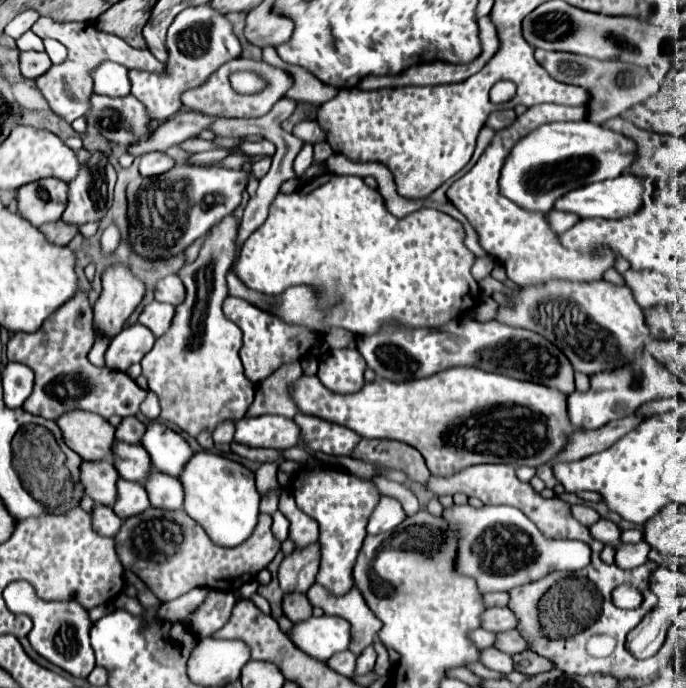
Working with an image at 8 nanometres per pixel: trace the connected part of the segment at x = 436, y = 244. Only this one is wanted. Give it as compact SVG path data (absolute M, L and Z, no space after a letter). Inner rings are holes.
M324 174L324 176L316 176L316 178L308 180L308 182L304 182L292 194L278 194L276 196L274 204L270 206L270 216L268 216L266 224L262 224L258 230L254 230L250 234L250 238L242 244L240 258L236 260L236 264L234 264L232 270L234 270L234 274L238 276L238 280L244 286L248 286L250 290L262 292L266 296L278 296L284 290L288 290L290 286L298 286L298 284L318 286L324 292L328 292L328 298L330 298L330 294L336 294L338 296L338 304L330 310L328 322L334 324L334 326L346 328L346 330L350 330L354 334L360 334L360 336L370 336L370 334L378 332L378 328L382 326L382 322L388 322L388 320L398 322L398 324L404 324L404 326L412 326L412 328L440 328L446 322L464 316L466 312L470 312L476 306L478 284L476 284L476 280L470 274L476 256L466 248L464 238L466 238L466 232L464 232L462 224L458 220L454 220L452 216L444 214L444 212L438 212L434 208L422 208L422 210L416 210L416 212L412 212L412 214L408 214L404 218L392 218L392 214L386 208L384 198L378 194L378 190L368 188L362 178L358 178L358 176Z

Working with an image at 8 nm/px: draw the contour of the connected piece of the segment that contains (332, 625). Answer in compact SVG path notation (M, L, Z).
M312 616L302 624L294 624L292 642L316 660L328 660L350 646L350 622L338 616Z

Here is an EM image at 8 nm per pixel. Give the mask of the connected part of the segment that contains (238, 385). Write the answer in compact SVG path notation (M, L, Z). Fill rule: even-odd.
M234 214L210 228L198 258L178 272L186 284L186 300L176 308L170 330L142 360L148 390L160 400L160 420L176 424L194 438L204 430L214 432L222 422L242 420L254 400L254 384L244 376L238 358L242 332L222 314L222 302L228 296L226 274L236 258L238 230L240 220Z

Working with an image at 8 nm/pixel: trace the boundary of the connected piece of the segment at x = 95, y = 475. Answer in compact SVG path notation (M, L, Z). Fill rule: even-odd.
M82 462L82 484L86 488L86 494L102 506L114 506L118 498L118 482L120 474L116 472L112 462L100 462L100 464L90 464Z

